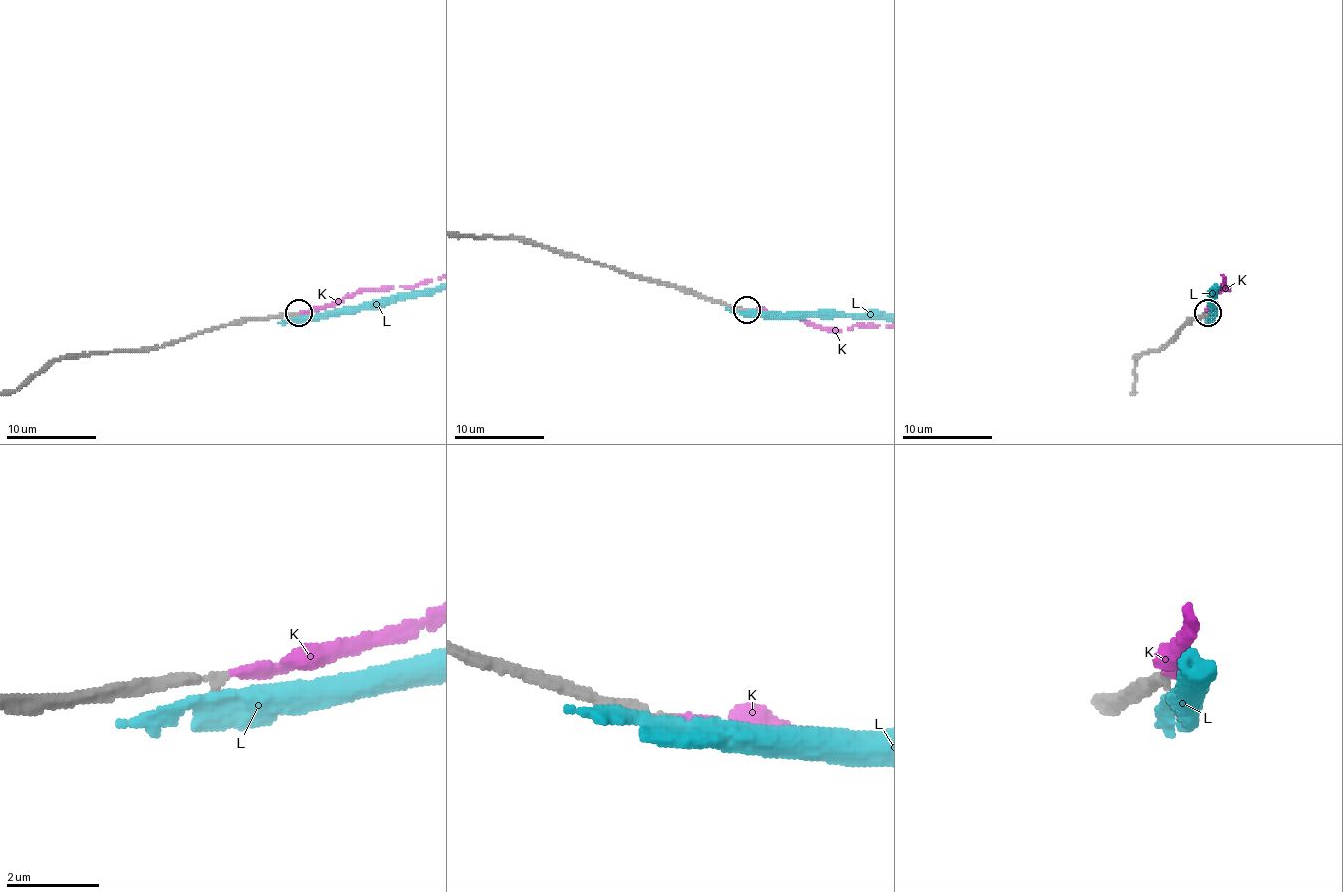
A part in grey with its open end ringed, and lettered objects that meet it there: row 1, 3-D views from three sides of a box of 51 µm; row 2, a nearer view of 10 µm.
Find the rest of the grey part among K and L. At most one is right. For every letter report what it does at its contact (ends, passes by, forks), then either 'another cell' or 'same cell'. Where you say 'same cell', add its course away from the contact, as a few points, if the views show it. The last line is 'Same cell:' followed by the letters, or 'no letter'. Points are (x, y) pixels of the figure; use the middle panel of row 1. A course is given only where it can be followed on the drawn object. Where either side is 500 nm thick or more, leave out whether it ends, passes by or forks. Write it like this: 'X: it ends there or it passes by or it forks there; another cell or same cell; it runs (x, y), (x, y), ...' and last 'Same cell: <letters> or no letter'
K: it ends there; same cell
L: it passes by; another cell
Same cell: K

